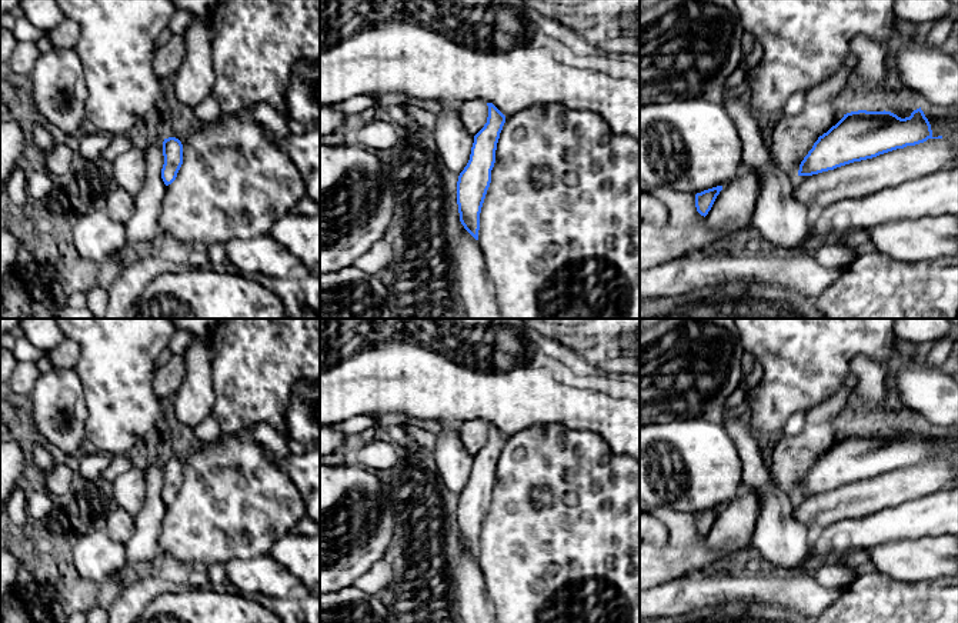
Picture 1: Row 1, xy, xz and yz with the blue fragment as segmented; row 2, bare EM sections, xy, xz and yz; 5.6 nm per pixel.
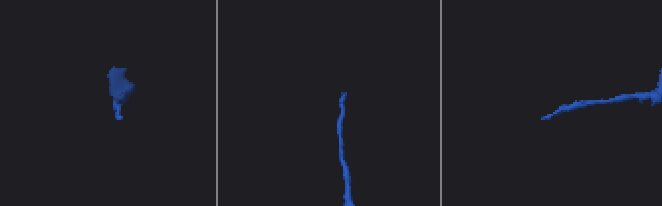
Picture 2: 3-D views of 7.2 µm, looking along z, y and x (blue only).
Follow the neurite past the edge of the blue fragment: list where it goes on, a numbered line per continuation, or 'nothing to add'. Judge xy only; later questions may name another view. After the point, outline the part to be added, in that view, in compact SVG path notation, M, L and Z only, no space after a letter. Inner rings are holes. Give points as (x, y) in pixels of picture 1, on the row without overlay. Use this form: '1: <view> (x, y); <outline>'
nothing to add

